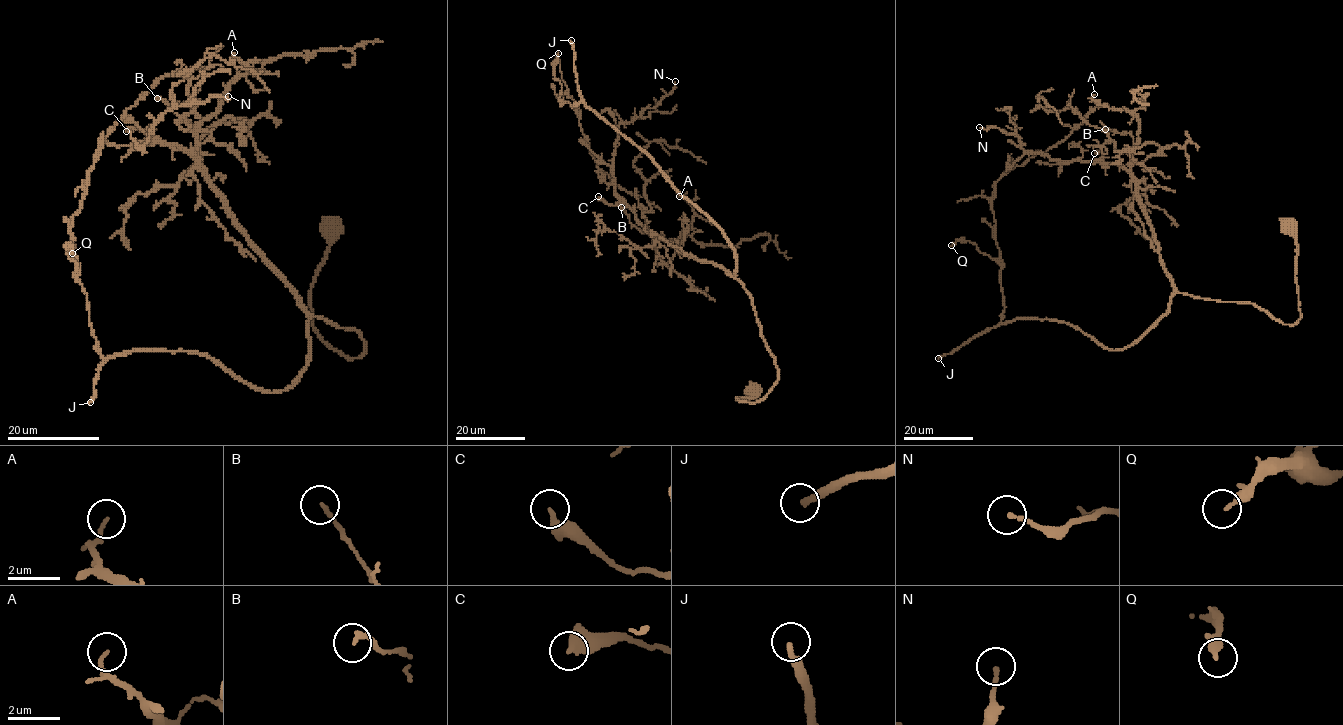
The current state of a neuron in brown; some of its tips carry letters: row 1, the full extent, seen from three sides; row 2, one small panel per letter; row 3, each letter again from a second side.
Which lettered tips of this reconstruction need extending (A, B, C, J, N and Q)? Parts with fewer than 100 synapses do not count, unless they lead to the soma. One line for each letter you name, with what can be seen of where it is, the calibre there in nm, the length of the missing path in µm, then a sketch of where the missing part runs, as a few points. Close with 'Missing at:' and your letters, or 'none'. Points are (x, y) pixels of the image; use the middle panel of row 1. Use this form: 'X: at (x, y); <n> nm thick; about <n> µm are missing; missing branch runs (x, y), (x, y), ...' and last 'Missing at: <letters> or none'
J: at (571, 40); 240 nm thick; about 200 µm are missing; missing branch runs (571, 40), (540, 1), (534, 74), (507, 115), (471, 108), (484, 34), (473, 18)
Missing at: J

